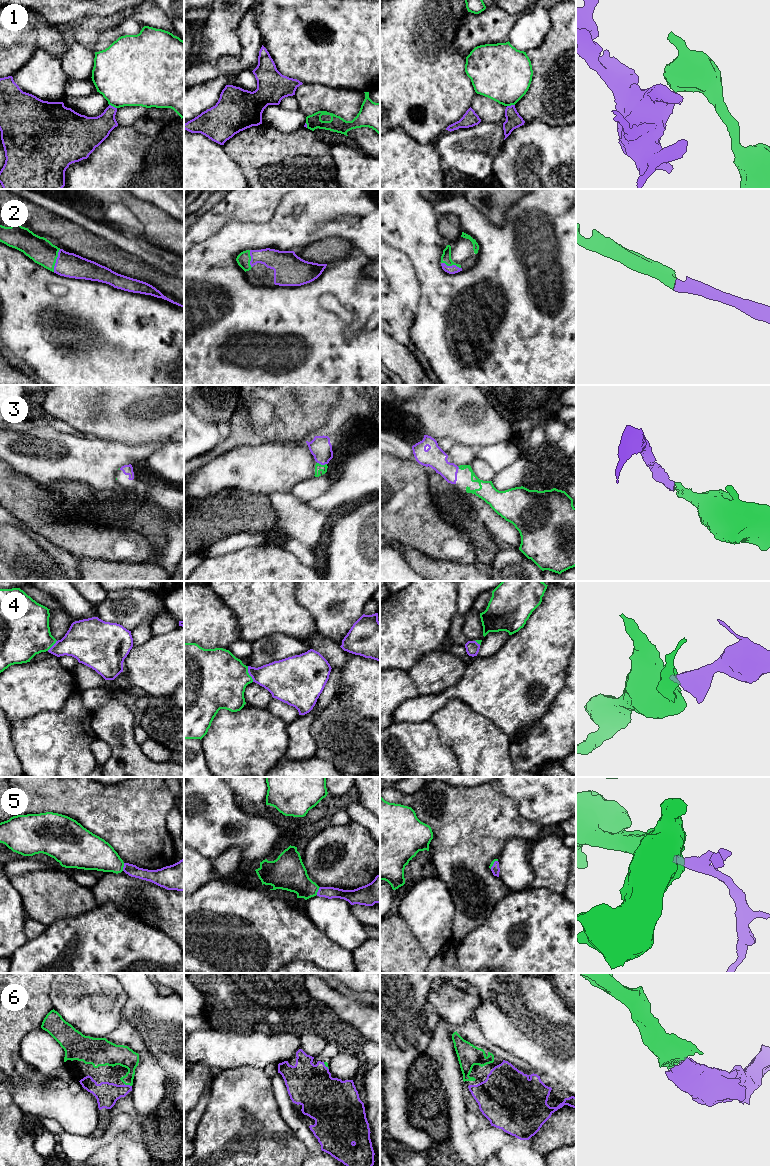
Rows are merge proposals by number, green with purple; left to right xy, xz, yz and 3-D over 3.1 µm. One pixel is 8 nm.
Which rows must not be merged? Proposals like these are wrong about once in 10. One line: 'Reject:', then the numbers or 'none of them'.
Reject: 1

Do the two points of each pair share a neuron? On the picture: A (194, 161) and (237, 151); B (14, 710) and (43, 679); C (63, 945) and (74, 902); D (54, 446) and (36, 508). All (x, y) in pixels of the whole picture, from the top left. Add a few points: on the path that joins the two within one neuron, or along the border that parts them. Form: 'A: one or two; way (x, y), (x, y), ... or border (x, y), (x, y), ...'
A: two; border (222, 145), (225, 152), (241, 171)
B: one; way (20, 702), (35, 687)
C: two; border (92, 908), (77, 915), (60, 918), (48, 926)
D: two; border (21, 475), (26, 475), (45, 485)

